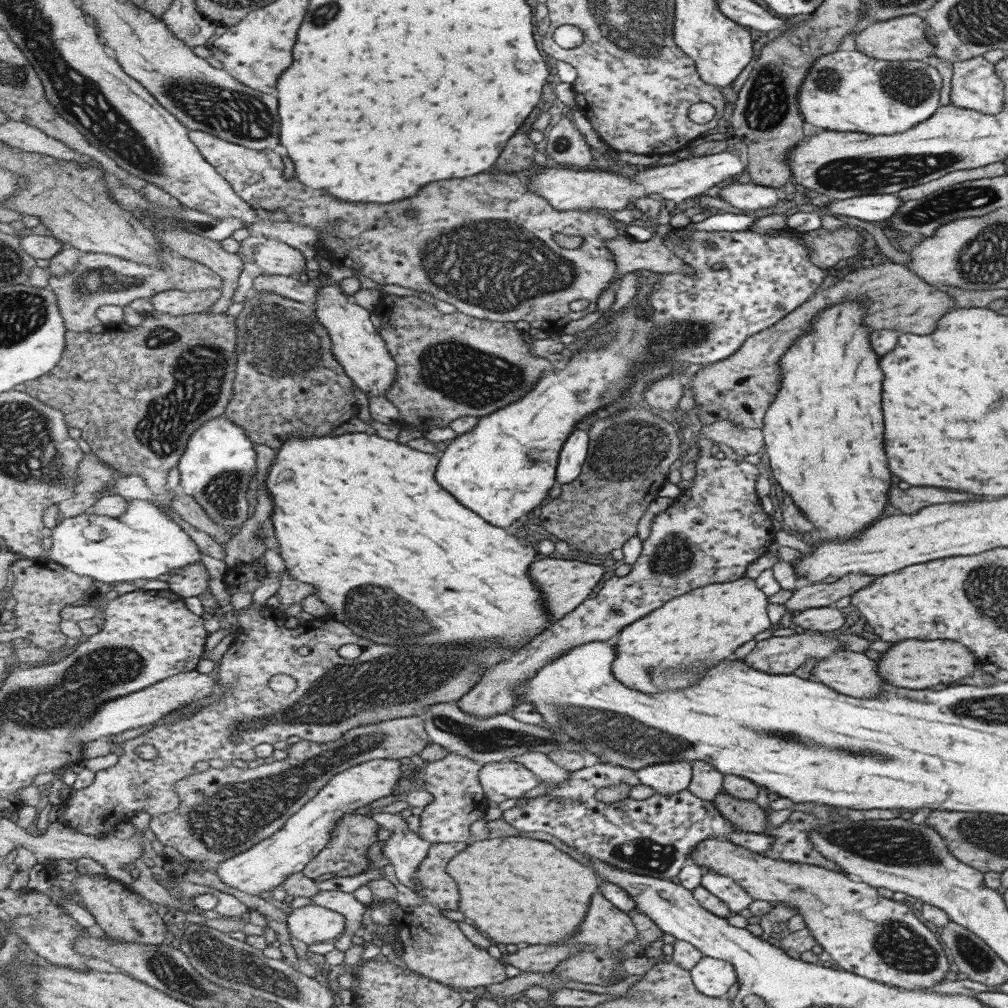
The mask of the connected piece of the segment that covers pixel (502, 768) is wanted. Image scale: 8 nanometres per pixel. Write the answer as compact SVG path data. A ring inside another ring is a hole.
M513 760L486 764L480 770L480 781L488 800L497 804L509 798L523 798L541 783L534 772Z

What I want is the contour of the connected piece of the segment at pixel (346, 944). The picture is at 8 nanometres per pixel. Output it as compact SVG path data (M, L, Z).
M338 890L319 891L311 898L313 905L330 908L331 910L342 912L348 920L348 927L343 930L343 934L333 943L333 946L341 952L345 952L351 946L351 938L355 930L361 928L361 920L365 914L365 905L355 899L352 893Z

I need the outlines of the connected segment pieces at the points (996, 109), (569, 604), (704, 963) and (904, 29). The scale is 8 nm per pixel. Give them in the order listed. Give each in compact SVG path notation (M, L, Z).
M982 56L952 63L949 102L963 108L995 116L1003 110L1003 85L994 73L994 64Z
M545 556L539 557L530 567L530 575L533 577L533 582L539 585L539 590L543 592L549 610L549 620L554 623L565 618L569 612L575 611L575 608L579 608L580 604L585 603L589 596L591 597L591 592L595 590L595 586L601 584L605 576L605 567L585 561Z
M701 957L690 971L694 987L705 996L723 997L736 982L734 968L728 962L713 957Z
M918 14L874 21L853 38L854 50L877 60L926 60L932 56L932 44L926 38L926 30L927 23Z

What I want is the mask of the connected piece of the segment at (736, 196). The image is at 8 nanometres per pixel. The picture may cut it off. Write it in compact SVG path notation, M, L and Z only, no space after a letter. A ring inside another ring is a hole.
M731 181L718 191L718 198L741 210L763 210L777 202L774 188L749 181Z

